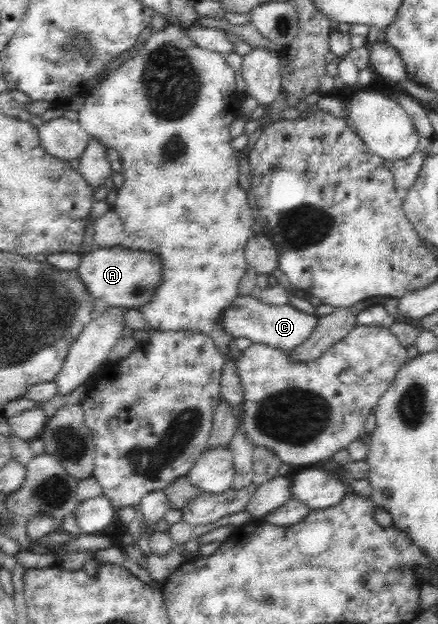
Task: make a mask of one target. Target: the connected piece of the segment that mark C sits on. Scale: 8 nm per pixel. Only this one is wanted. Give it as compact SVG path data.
M238 296L223 315L222 327L226 333L236 338L250 338L252 342L267 344L278 350L292 350L316 330L319 324L319 317L313 314L306 314L297 310L290 304L284 306L270 306L264 304L252 296Z

